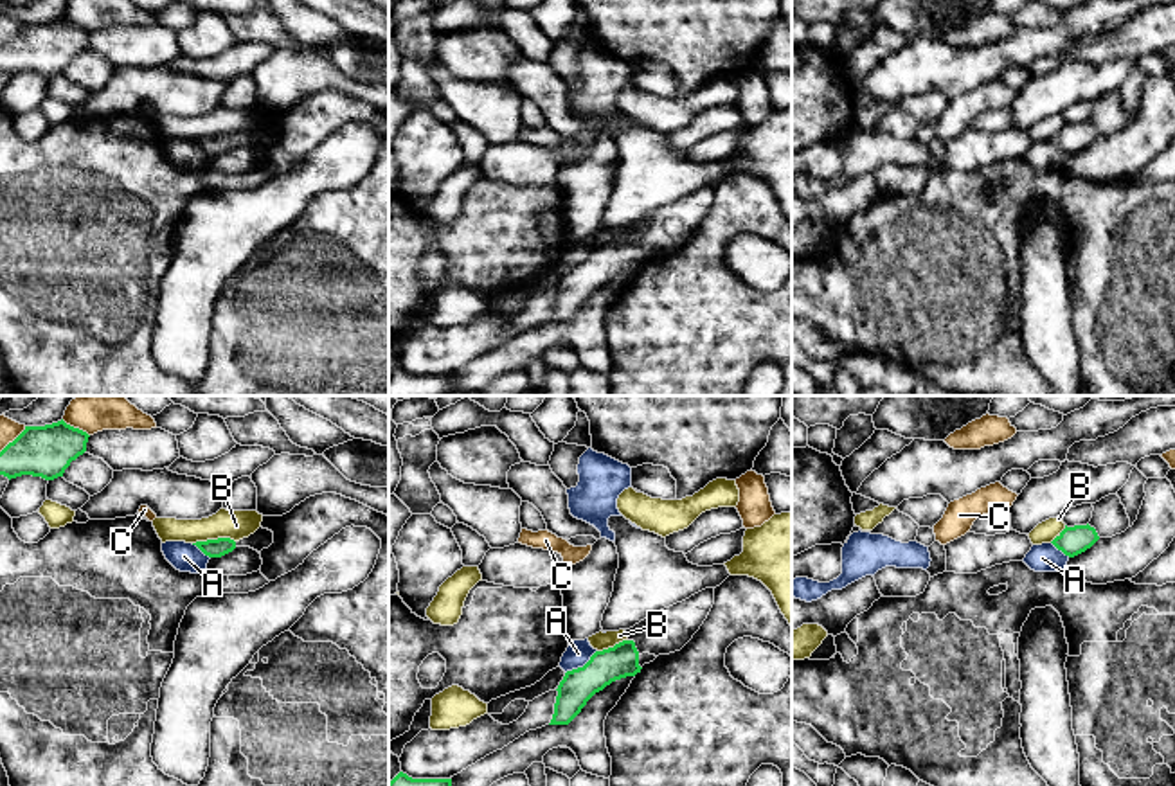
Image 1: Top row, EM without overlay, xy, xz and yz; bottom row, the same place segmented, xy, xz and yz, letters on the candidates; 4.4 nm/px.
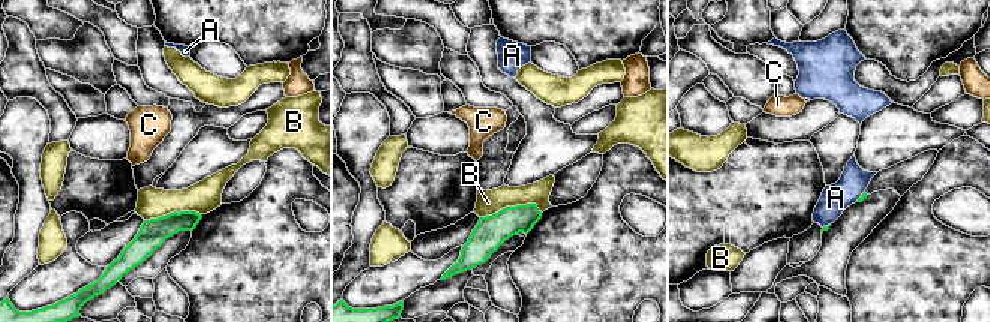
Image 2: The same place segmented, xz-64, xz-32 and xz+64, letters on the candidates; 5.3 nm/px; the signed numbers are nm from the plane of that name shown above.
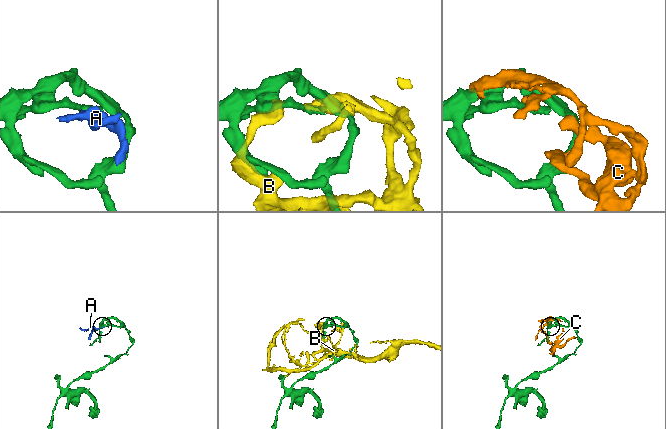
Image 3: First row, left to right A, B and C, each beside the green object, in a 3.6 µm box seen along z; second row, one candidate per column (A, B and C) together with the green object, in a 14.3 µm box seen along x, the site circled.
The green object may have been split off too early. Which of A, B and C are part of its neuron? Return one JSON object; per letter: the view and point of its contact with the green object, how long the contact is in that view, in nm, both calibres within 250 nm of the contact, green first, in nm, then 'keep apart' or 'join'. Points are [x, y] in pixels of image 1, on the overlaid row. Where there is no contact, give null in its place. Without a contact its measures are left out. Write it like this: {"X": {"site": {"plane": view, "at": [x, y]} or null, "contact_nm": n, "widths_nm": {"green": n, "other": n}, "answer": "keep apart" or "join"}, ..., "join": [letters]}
{"A": {"site": {"plane": "xz", "at": [583, 666]}, "contact_nm": 180, "widths_nm": {"green": 160, "other": 110}, "answer": "keep apart"}, "B": {"site": {"plane": "xy", "at": [213, 540]}, "contact_nm": 190, "widths_nm": {"green": 80, "other": 130}, "answer": "keep apart"}, "C": {"site": {"plane": "xy", "at": [76, 428]}, "contact_nm": 150, "widths_nm": {"green": 220, "other": 220}, "answer": "keep apart"}, "join": []}

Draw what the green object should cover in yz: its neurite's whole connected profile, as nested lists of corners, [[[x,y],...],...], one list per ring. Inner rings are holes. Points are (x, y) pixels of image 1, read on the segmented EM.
[[[1074,525],[1067,527],[1051,541],[1065,556],[1074,558],[1090,549],[1099,540],[1094,527]]]

